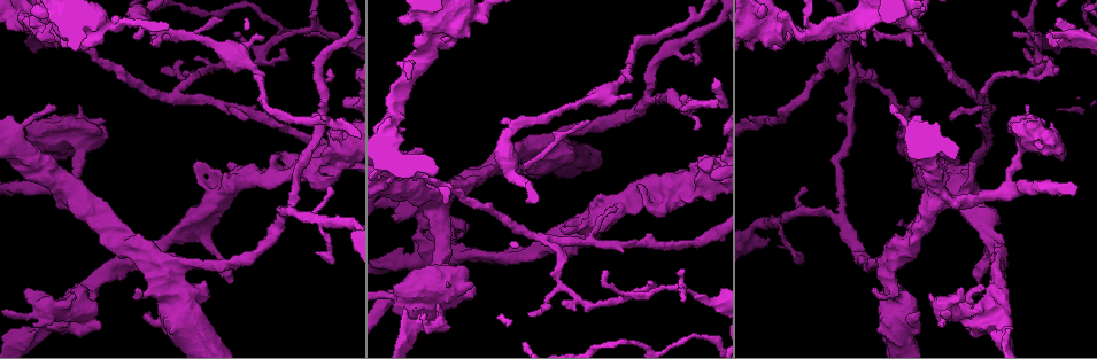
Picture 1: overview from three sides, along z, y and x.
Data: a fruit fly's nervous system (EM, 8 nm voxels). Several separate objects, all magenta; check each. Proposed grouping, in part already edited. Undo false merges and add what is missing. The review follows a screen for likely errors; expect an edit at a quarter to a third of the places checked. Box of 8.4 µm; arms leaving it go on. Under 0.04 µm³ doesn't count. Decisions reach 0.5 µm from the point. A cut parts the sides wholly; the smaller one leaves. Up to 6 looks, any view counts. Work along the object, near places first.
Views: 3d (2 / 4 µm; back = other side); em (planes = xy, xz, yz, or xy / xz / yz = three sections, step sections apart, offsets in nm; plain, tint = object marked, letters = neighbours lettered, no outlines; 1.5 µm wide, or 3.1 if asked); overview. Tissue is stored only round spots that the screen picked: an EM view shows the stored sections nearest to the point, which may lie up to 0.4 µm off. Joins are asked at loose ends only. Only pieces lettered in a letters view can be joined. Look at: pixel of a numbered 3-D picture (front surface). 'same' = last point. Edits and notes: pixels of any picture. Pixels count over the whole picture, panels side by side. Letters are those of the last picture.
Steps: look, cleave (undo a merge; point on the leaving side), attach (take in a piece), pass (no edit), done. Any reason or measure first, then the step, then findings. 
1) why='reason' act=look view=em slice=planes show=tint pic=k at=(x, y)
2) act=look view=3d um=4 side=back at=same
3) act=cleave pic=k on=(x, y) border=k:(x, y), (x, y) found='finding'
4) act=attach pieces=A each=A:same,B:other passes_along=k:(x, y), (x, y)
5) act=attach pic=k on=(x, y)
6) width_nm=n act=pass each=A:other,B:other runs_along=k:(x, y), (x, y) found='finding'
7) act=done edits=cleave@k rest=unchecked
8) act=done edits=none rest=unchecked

why='an open end' act=look view=em slice=planes show=letters pic=1 at=(221, 18)

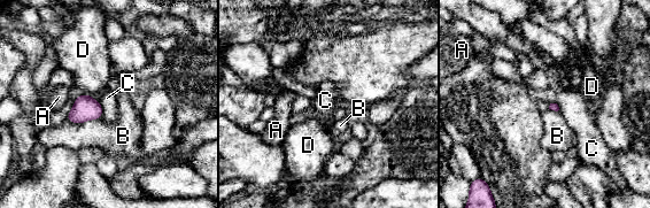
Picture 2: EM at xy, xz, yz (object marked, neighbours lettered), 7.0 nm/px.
act=pass each=A:other,B:other,C:other,D:other border=2:(98, 101), (101, 107), (101, 117) found='none of them fits'

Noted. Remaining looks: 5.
act=look view=em slice=planes show=letters pic=1 at=(315, 27)

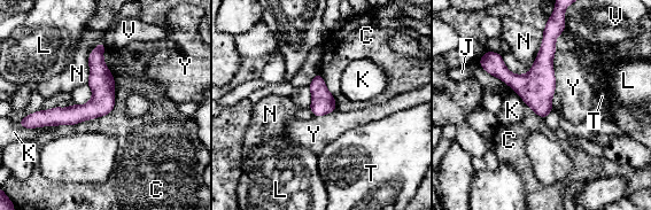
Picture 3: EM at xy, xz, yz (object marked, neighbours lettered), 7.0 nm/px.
act=pass each=C:other,J:other,K:other,L:other,N:other,T:other,V:other,Y:other found='all the same cell'

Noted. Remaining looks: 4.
act=look view=em slice=yz step=8 show=letters pic=1 at=(604, 270)

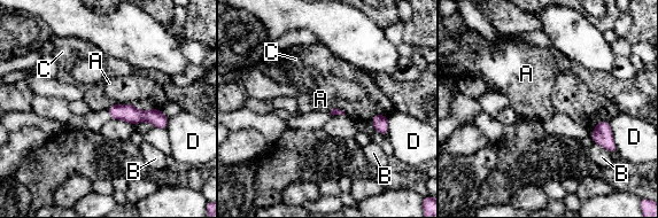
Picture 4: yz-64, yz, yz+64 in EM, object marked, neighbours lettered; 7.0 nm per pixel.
why='another direction' act=look view=em slice=planes show=letters at=same

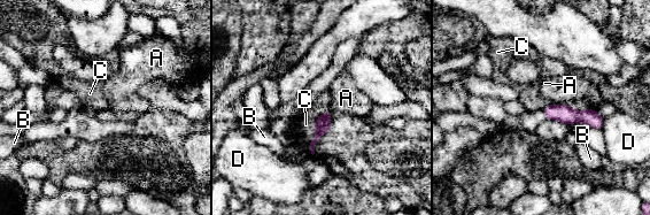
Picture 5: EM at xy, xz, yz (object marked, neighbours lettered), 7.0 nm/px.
act=pass each=A:other,B:other,C:other,D:other border=5:(318, 116), (314, 132) found='none of them fits'

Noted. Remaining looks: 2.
act=done edits=none rest=unchecked

